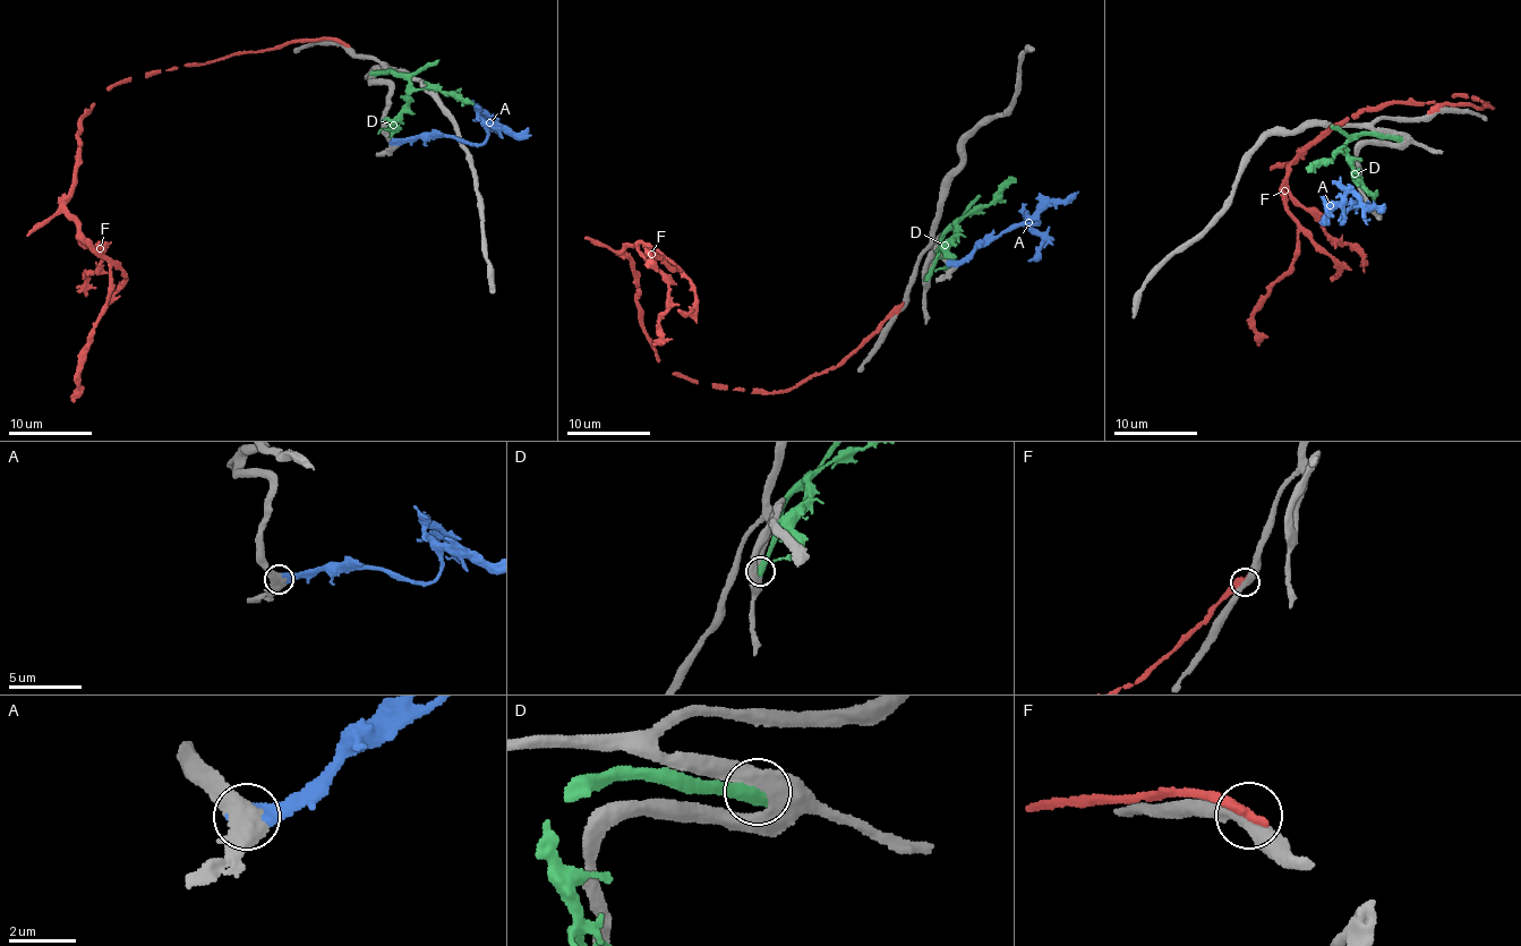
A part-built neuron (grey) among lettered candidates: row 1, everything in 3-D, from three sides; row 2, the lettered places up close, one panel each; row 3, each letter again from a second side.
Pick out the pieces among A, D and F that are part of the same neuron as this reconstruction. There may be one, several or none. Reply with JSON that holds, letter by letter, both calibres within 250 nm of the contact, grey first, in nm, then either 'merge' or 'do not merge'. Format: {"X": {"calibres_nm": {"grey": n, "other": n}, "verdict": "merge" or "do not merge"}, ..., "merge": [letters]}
{"A": {"calibres_nm": {"grey": 550, "other": 600}, "verdict": "merge"}, "D": {"calibres_nm": {"grey": 550, "other": 600}, "verdict": "do not merge"}, "F": {"calibres_nm": {"grey": 360, "other": 440}, "verdict": "do not merge"}, "merge": ["A"]}

